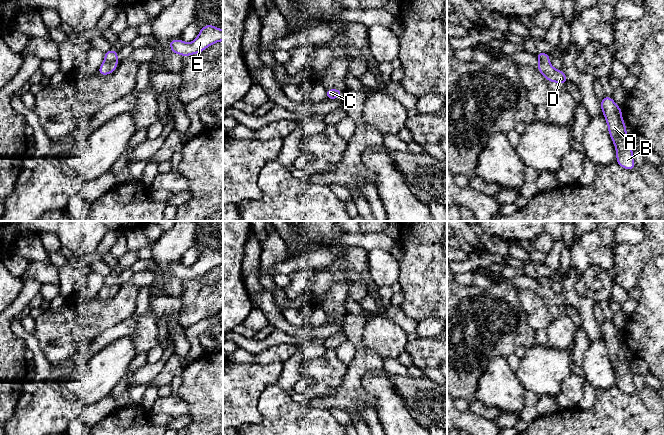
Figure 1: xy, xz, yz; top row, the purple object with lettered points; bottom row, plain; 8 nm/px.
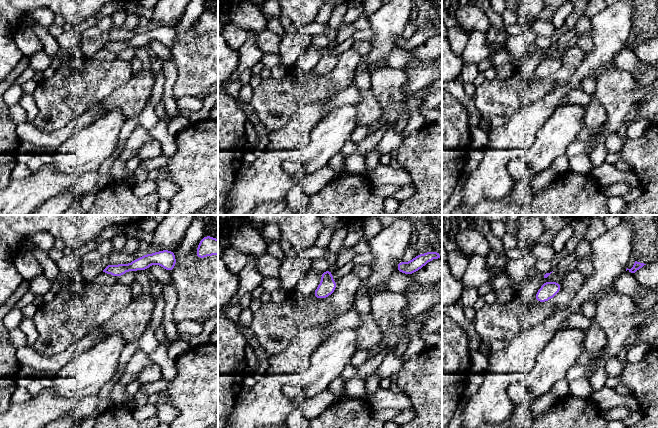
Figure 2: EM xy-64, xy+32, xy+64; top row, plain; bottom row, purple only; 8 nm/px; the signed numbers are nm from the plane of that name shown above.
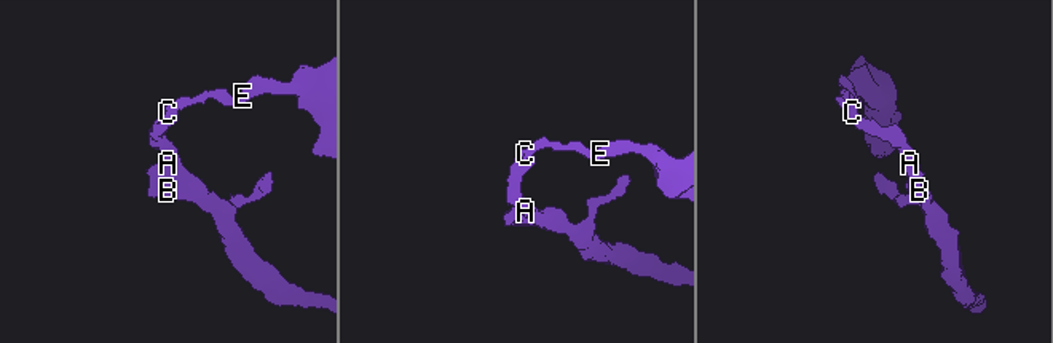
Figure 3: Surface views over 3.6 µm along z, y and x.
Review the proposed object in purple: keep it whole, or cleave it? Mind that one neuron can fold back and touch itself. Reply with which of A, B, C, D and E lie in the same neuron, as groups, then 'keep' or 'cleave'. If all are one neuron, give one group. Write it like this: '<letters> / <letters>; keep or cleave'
A B C D / E; cleave

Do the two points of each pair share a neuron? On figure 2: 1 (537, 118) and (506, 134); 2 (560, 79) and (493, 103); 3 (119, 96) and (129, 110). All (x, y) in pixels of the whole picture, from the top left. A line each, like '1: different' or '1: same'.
1: same
2: same
3: same

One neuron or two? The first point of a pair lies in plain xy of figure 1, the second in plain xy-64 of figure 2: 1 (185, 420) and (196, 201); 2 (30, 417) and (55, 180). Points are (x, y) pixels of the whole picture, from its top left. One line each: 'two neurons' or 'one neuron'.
1: two neurons
2: one neuron

